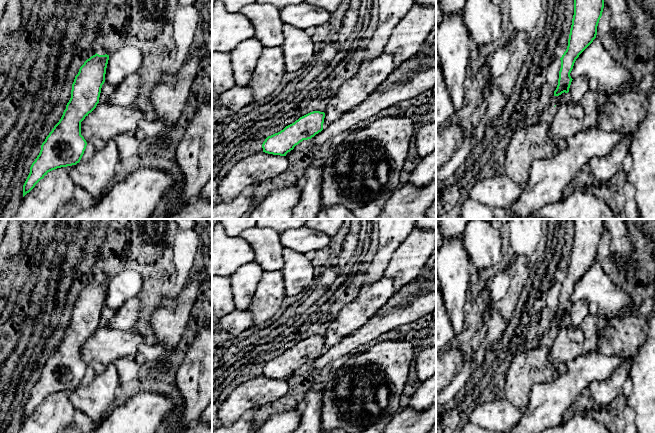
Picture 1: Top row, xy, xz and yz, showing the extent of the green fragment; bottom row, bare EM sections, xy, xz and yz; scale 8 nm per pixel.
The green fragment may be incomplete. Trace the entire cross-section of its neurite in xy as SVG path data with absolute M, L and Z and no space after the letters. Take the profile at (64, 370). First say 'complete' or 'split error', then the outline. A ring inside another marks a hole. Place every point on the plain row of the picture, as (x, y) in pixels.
complete; M96 277L80 291L72 308L71 322L66 333L42 367L40 377L30 391L23 409L23 421L48 396L80 386L87 370L81 359L81 346L99 327L108 284L109 279Z

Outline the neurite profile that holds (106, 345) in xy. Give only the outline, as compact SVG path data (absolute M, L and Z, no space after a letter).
M98 327L81 346L81 359L87 368L101 373L117 359L137 354L143 344L145 338L138 332L128 334L120 329Z

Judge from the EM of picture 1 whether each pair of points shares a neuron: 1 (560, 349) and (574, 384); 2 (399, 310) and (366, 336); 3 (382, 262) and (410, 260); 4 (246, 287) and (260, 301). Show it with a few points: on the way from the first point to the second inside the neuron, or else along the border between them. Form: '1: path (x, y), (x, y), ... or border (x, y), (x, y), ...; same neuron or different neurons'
1: border (583, 353), (572, 359), (560, 373); different neurons
2: path (391, 315), (374, 328); same neuron
3: border (402, 241), (394, 251), (382, 277); different neurons
4: border (263, 273), (247, 310); different neurons

